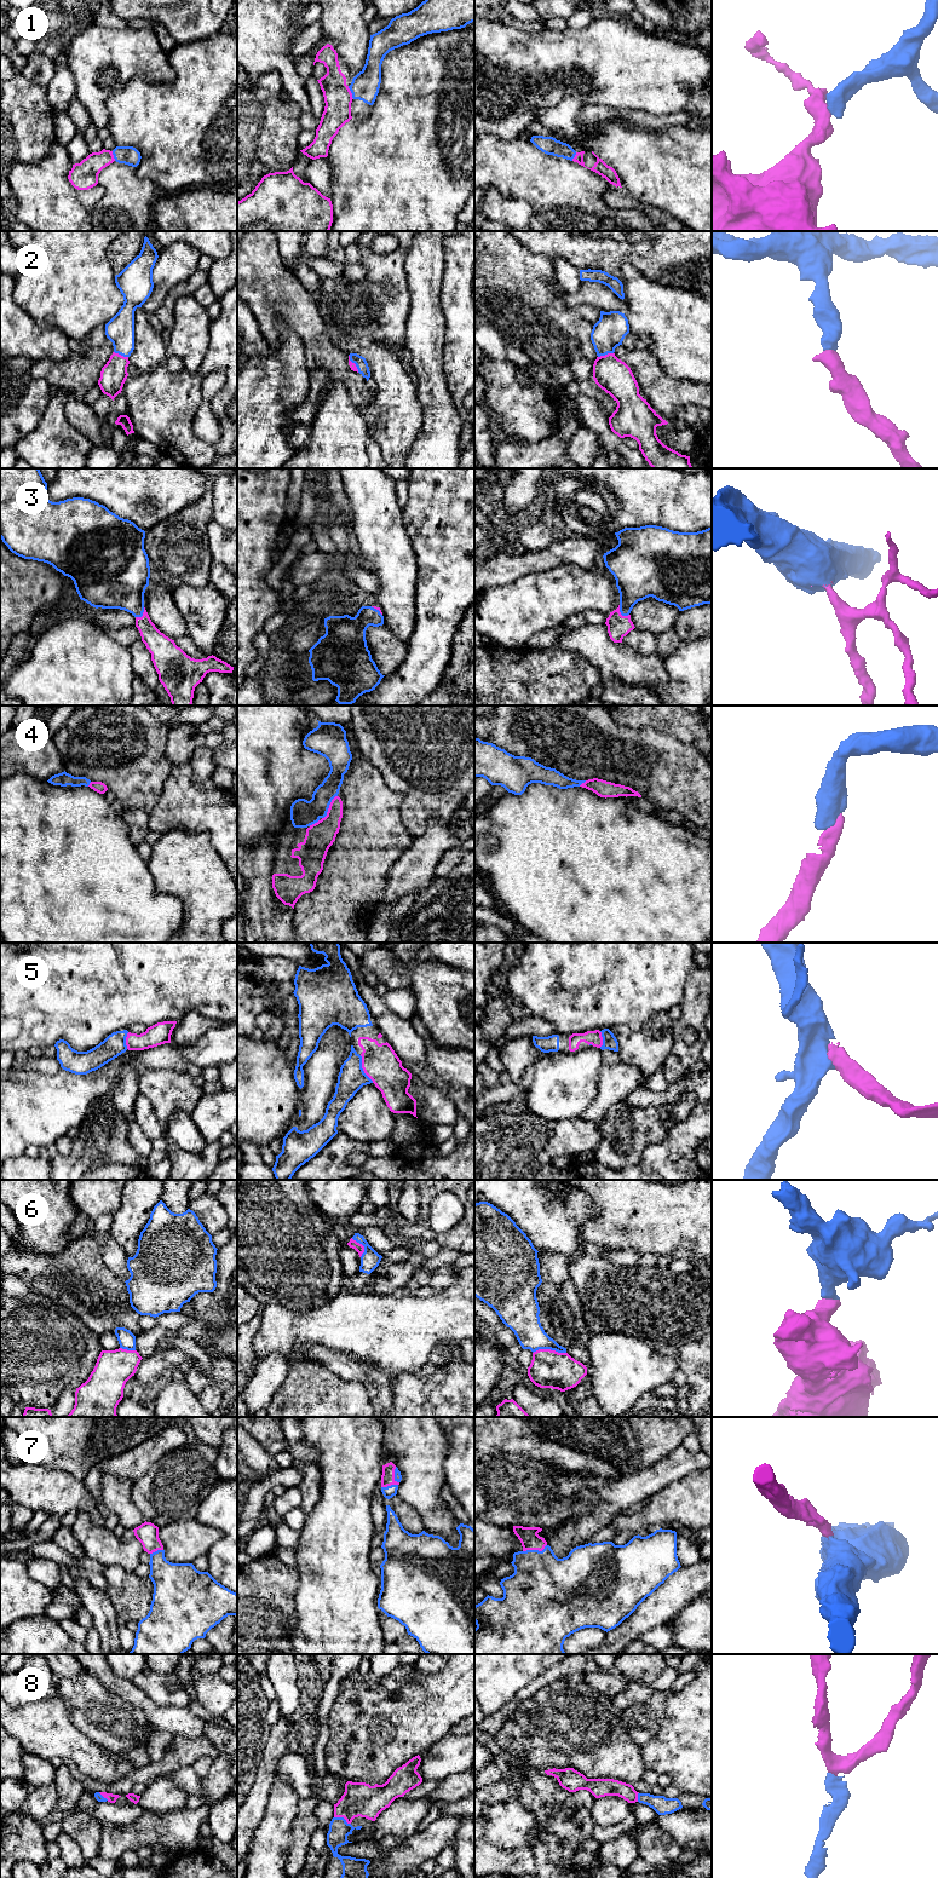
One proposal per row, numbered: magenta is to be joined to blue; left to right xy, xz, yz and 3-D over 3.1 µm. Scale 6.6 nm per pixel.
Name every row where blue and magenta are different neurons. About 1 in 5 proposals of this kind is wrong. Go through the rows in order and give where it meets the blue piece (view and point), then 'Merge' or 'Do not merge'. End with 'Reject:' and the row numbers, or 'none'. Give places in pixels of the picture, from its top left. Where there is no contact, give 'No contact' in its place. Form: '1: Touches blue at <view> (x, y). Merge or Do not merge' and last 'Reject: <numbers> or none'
1: Touches blue at xz (351, 92). Merge
2: Touches blue at yz (605, 353). Merge
3: Touches blue at yz (620, 611). Merge
4: Touches blue at xz (328, 807). Merge
5: Touches blue at xz (362, 1069). Merge
6: Touches blue at yz (548, 1348). Do not merge
7: Touches blue at yz (535, 1550). Merge
8: Touches blue at xz (343, 1818). Merge
Reject: 6

